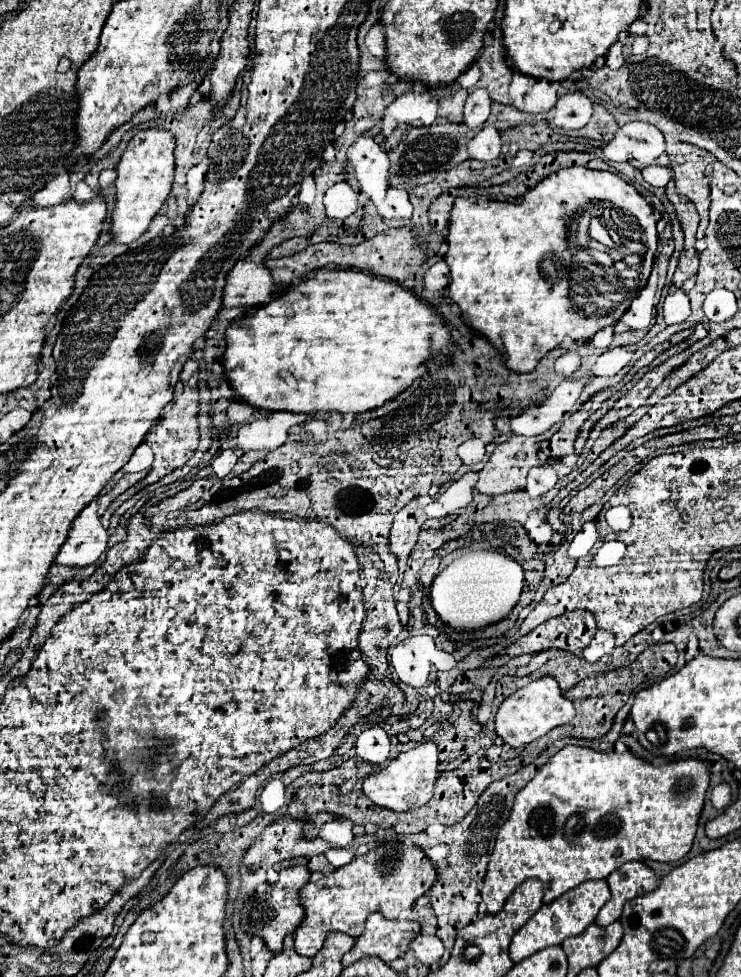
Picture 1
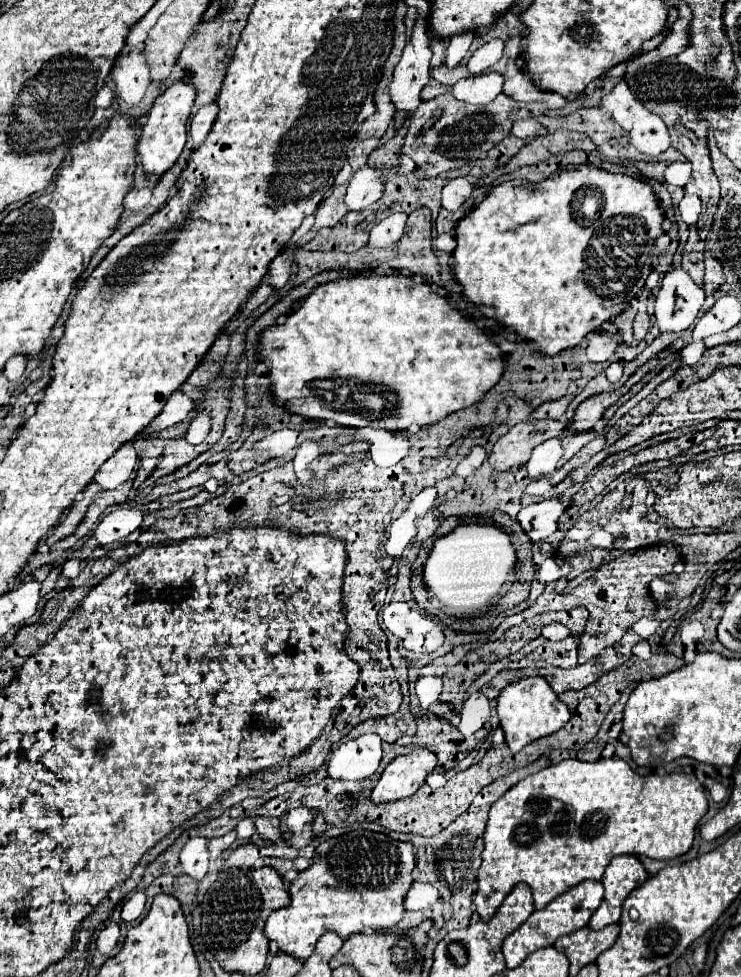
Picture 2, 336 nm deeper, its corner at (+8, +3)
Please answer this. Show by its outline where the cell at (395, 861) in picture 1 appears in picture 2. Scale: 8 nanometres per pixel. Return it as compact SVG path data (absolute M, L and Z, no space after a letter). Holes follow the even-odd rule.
M352 830L342 836L330 838L316 848L312 858L312 866L302 870L298 878L290 886L292 902L286 908L274 910L266 920L266 934L270 940L278 944L278 948L294 958L308 958L318 942L318 938L332 930L340 938L348 938L352 934L364 932L372 934L378 930L388 930L396 926L404 916L404 898L412 886L412 870L414 870L414 854L412 842L398 842L386 834L370 832L370 830Z

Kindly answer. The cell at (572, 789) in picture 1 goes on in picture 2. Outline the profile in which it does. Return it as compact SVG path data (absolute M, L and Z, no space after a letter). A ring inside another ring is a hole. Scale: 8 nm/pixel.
M600 758L596 762L562 760L552 764L510 788L490 808L488 826L484 832L482 866L478 870L478 892L474 894L476 912L488 922L508 892L518 882L526 882L536 900L536 910L542 910L556 896L584 880L600 880L604 868L614 856L636 854L656 860L672 860L690 850L696 834L696 824L708 810L704 786L694 774L636 774L622 758Z

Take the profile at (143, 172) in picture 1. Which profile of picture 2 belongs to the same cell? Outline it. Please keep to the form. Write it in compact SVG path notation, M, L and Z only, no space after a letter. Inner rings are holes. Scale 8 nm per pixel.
M176 82L154 100L150 114L146 116L146 124L142 126L142 134L138 140L138 152L136 152L144 168L144 174L150 180L162 178L162 174L168 172L168 168L172 168L172 164L182 154L184 144L186 144L186 124L190 118L194 96L196 96L196 90L190 84Z

